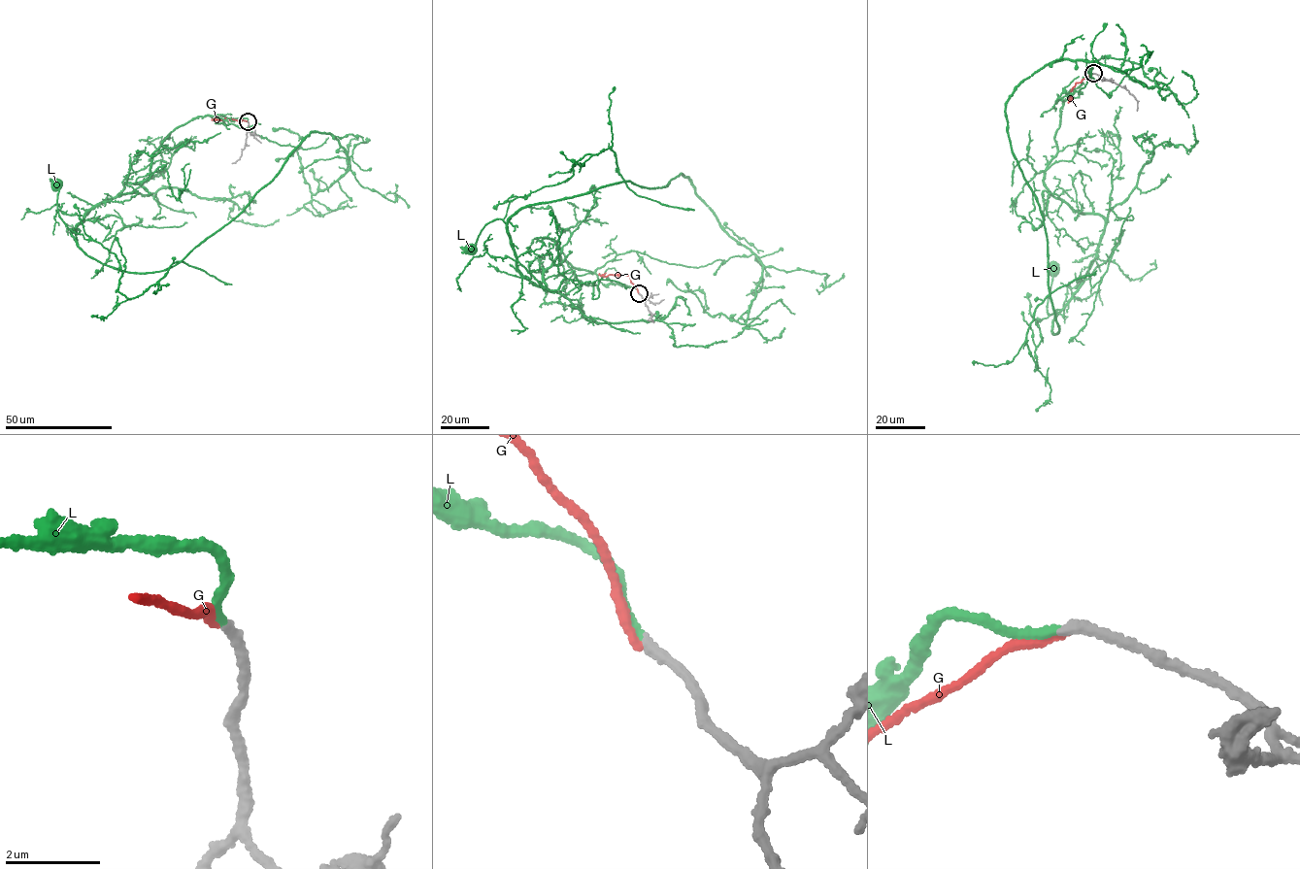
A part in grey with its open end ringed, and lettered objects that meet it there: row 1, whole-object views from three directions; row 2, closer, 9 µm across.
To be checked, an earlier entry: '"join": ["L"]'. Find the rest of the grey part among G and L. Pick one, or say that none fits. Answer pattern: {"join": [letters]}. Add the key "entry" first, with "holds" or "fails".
{"entry": "holds", "join": ["L"]}

